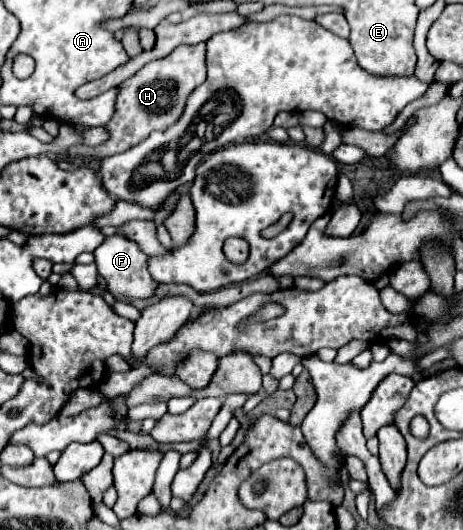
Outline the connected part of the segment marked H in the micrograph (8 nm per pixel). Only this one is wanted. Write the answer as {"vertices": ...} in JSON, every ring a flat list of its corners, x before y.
{"vertices":[[205,42,195,46,177,46,171,54,167,54,161,60,153,60,145,64,135,76,125,80,121,84,119,96,117,96,117,110,113,118,109,120,107,128,111,132,109,142,95,146,95,148,71,148,69,156,97,156,99,159,119,154,129,150,131,146,143,142,153,130,167,130,169,124,177,122,181,116,181,110,185,108,185,98,191,94,193,88,203,84,207,78,205,68]]}

